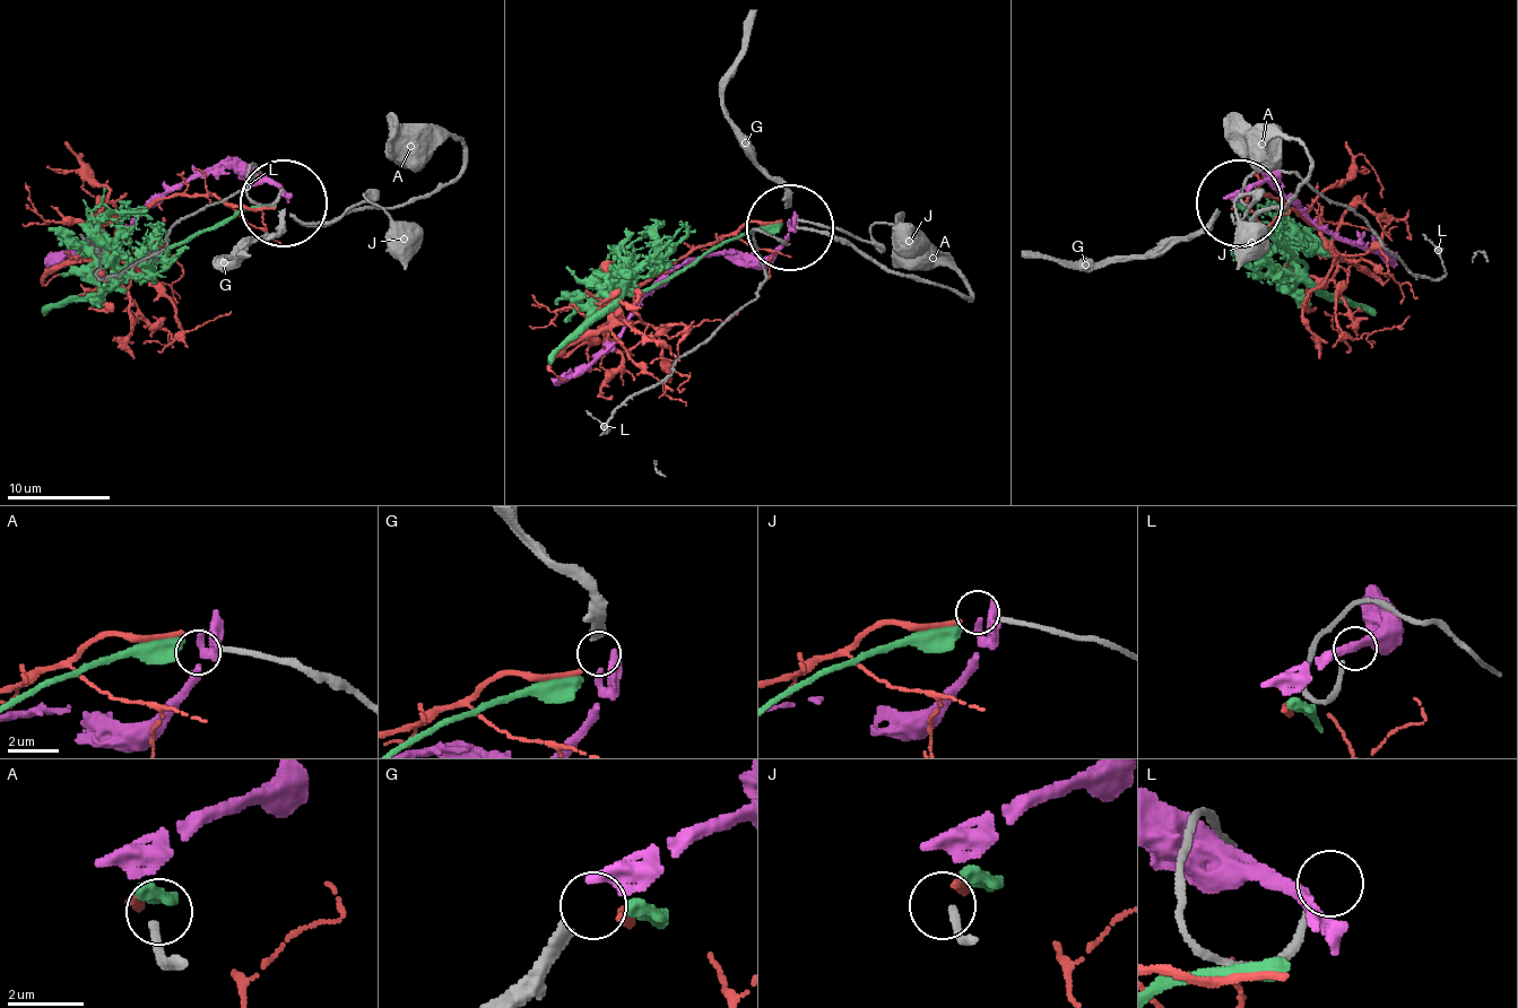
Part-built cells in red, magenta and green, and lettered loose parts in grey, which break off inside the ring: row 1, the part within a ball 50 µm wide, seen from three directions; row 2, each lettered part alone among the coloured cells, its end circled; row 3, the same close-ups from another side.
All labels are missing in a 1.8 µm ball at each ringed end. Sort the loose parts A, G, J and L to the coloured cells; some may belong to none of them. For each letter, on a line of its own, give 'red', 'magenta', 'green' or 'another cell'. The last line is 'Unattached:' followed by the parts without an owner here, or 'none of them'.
A: green
G: magenta
J: red
L: another cell
Unattached: L

